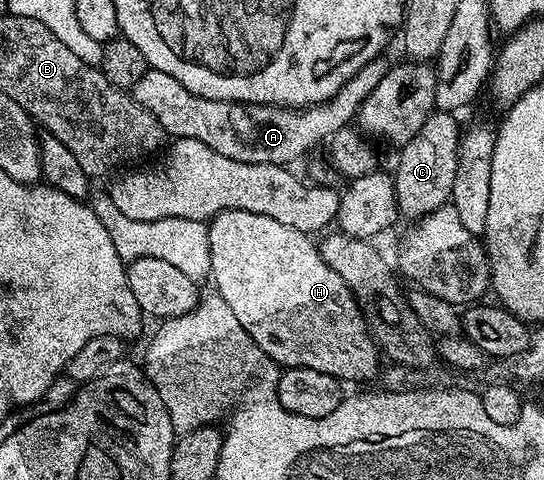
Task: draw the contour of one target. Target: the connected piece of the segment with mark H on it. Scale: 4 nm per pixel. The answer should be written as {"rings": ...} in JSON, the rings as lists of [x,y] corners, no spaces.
{"rings":[[[227,210],[221,211],[215,215],[208,223],[211,250],[211,266],[210,275],[213,280],[215,293],[223,296],[223,300],[227,300],[231,312],[235,312],[239,324],[243,324],[243,328],[247,328],[247,336],[251,336],[251,340],[255,340],[255,344],[259,344],[259,348],[263,348],[263,352],[272,362],[276,362],[278,367],[292,368],[315,368],[315,372],[327,372],[327,376],[335,376],[338,382],[348,384],[348,382],[369,382],[382,369],[383,355],[373,336],[369,332],[369,326],[365,323],[365,318],[361,314],[361,309],[357,307],[357,302],[353,299],[351,288],[347,288],[347,284],[343,280],[343,276],[339,276],[339,272],[335,272],[335,268],[331,268],[323,260],[318,243],[308,233],[297,231],[294,227],[288,227],[281,224],[277,220],[273,220],[269,216],[256,215],[255,212]]]}

